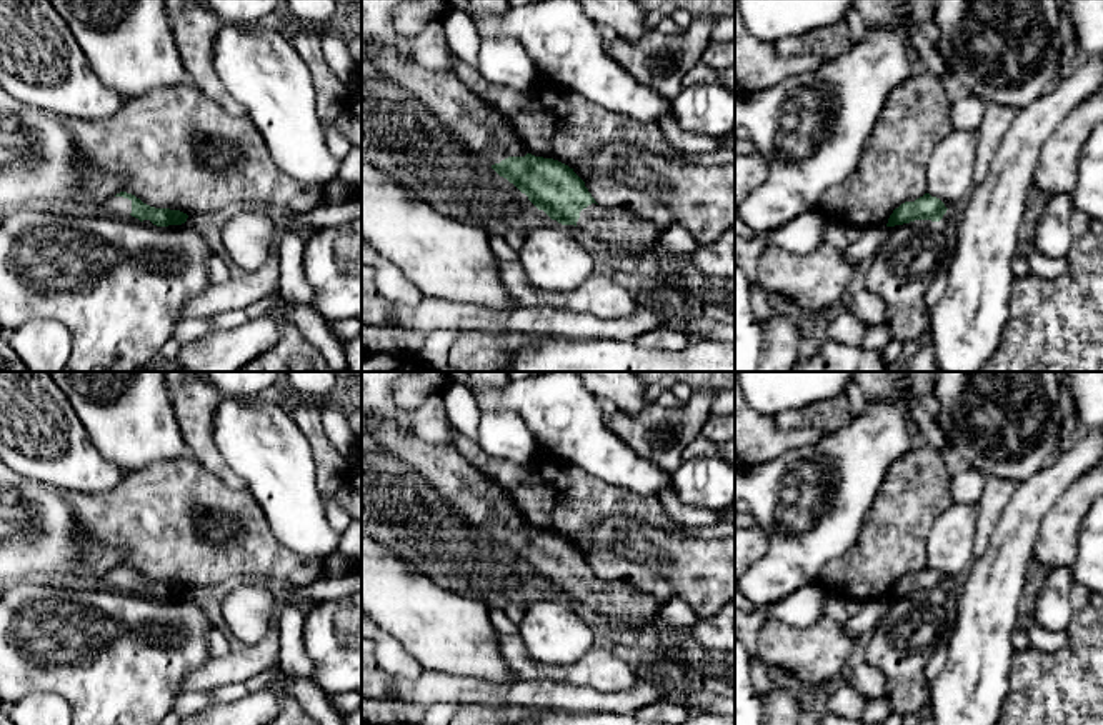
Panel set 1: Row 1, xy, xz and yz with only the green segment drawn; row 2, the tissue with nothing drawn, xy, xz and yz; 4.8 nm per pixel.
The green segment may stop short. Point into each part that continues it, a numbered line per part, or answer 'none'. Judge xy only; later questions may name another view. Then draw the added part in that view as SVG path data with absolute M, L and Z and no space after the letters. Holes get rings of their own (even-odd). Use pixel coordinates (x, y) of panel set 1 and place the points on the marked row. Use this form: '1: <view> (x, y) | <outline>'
1: xy (119, 207) | M112 197L108 198L100 210L102 213L117 217L117 218L125 218L125 220L138 220L132 217L132 200L123 198L123 197Z

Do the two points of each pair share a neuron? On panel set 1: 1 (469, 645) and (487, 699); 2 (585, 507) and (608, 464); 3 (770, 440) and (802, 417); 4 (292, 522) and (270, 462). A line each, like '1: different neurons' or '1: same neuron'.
1: different neurons
2: different neurons
3: different neurons
4: same neuron

